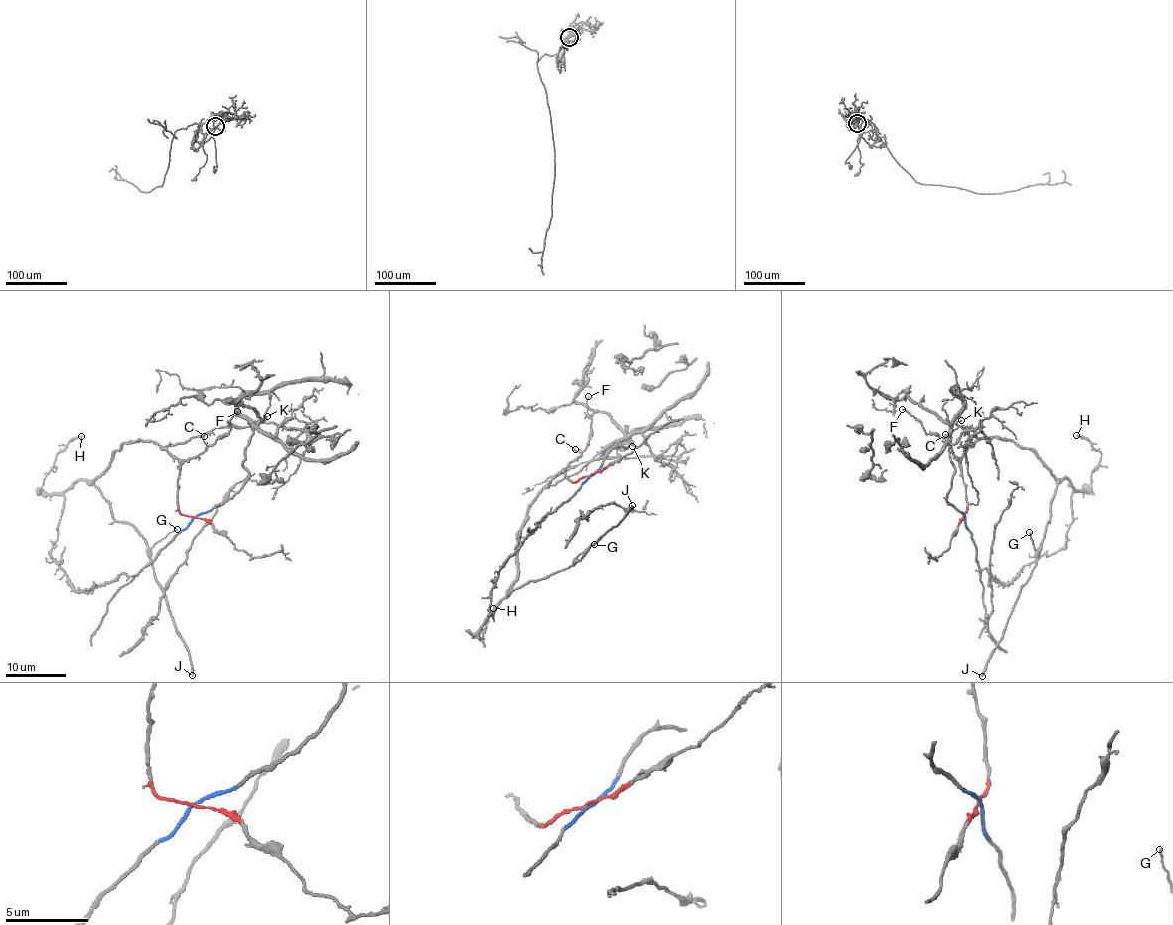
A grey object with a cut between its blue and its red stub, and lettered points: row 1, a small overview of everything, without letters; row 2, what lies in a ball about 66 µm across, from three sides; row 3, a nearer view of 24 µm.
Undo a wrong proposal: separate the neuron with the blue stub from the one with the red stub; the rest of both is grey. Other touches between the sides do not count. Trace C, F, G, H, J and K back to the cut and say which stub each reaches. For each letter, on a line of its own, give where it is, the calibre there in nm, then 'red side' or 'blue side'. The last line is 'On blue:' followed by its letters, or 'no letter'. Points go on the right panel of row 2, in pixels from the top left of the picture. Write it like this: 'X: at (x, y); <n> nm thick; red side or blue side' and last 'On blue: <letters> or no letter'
C: at (945, 434); 130 nm thick; red side
F: at (902, 409); 110 nm thick; red side
G: at (1029, 532); 100 nm thick; red side
H: at (1076, 435); 150 nm thick; red side
J: at (982, 676); 220 nm thick; red side
K: at (961, 420); 80 nm thick; blue side
On blue: K

